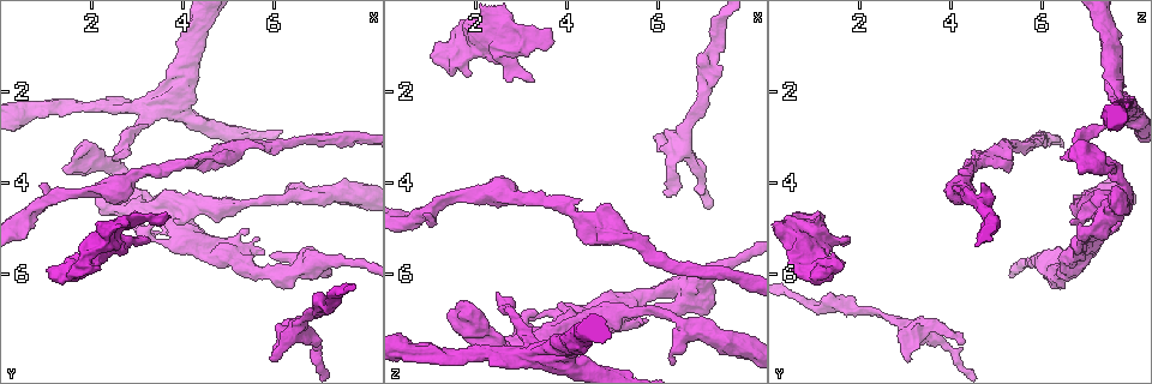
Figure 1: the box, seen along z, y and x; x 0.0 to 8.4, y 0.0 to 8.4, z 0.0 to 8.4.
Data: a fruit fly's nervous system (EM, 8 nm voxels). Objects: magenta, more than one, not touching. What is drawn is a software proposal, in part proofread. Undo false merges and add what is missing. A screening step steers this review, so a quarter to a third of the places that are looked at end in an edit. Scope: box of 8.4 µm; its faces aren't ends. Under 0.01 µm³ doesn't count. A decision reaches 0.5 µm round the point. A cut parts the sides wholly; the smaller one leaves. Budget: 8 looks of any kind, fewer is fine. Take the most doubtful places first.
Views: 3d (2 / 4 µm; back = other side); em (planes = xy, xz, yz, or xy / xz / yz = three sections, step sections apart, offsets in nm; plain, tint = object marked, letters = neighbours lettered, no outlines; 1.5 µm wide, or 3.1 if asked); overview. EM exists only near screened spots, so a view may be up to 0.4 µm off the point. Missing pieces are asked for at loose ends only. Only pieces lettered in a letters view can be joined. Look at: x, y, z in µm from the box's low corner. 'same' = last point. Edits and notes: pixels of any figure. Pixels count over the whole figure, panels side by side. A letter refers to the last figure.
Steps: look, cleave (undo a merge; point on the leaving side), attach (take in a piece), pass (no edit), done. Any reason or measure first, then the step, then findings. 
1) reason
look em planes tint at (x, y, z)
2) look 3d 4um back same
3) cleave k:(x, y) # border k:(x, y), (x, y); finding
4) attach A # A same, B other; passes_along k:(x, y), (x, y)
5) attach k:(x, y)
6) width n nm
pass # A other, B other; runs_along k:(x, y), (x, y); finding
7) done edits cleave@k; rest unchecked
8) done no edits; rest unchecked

branch stops here
look em planes letters at (6.20, 7.60, 4.30)

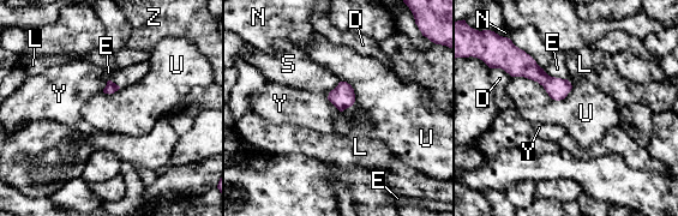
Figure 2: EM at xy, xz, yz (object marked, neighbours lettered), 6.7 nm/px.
attach L # D other, E other, L same, N other, S other, U other, Y other, Z other; it goes on there

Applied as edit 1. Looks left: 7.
look overview

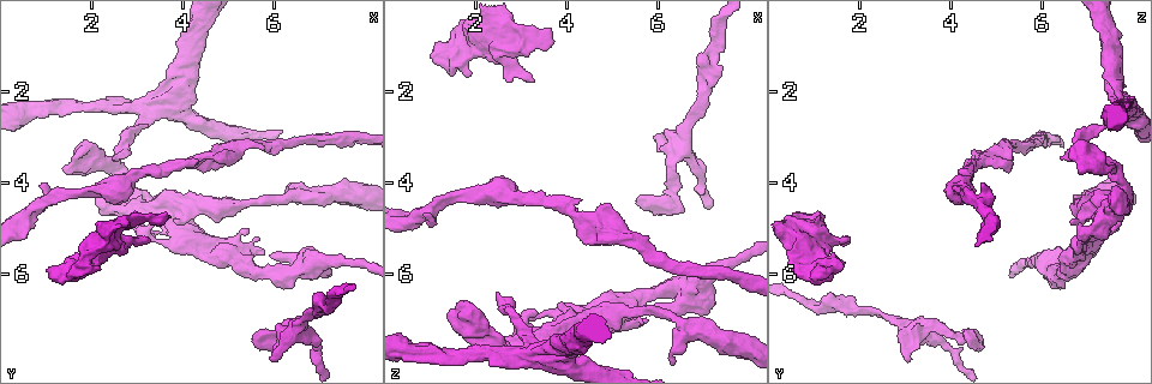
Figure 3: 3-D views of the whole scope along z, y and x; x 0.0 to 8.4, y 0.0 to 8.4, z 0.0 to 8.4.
sharp bend
look em yz step 4 tint at (3.05, 4.65, 7.25)

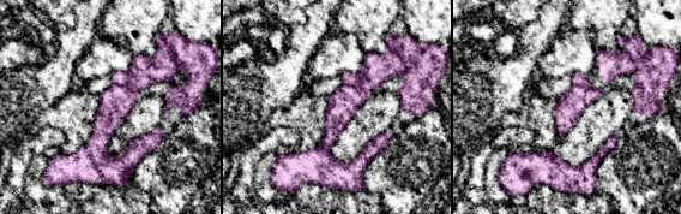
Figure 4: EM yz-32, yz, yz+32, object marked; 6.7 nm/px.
see the neighbours
look em yz step 4 letters same

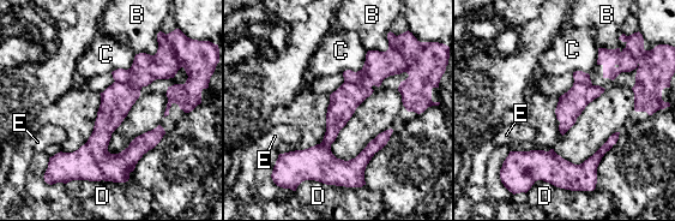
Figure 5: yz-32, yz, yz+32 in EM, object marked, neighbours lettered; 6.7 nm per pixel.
longest_contact D 420 nm
cleave 5:(379, 65) # B other, C other, D other, E other; border 5:(344, 81), (351, 81), (371, 89); two neurons meet here

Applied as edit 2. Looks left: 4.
an open end
look 3d 4um at (4.70, 5.70, 6.55)

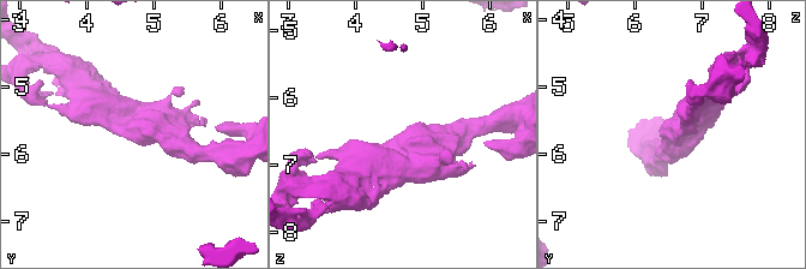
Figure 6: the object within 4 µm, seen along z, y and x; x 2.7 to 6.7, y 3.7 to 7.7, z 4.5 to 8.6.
look em xz step 8 tint at (4.65, 5.70, 6.50)

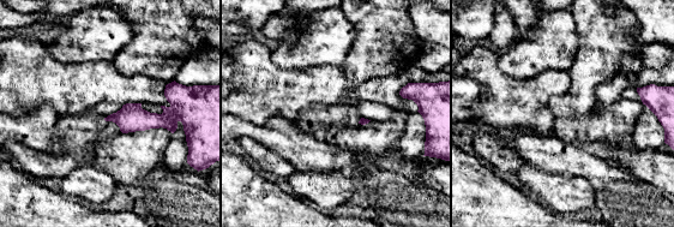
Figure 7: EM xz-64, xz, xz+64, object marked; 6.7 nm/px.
look em yz step 8 letters same

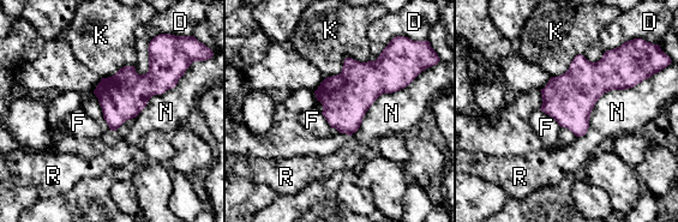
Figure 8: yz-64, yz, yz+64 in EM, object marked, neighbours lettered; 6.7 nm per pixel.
width 200 nm
pass # D other, F other, K other, N other, R other; border 8:(539, 109), (548, 114), (560, 127); none of them fits

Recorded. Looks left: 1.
done edits attach@2, cleave@5; rest unchecked

